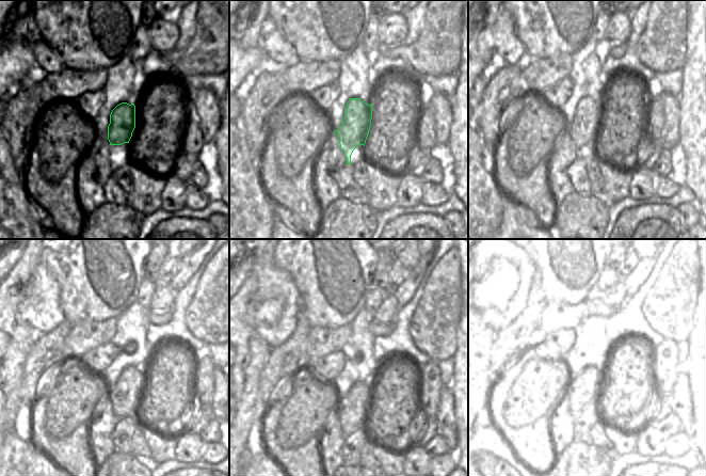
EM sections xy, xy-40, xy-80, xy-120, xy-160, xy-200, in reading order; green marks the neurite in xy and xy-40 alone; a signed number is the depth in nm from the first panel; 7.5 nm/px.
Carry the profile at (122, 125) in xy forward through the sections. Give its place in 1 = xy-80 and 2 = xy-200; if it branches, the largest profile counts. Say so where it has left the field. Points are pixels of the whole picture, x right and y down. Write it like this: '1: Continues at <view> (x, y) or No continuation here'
1: Continues at xy-80 (590, 133)
2: Continues at xy-200 (582, 387).

